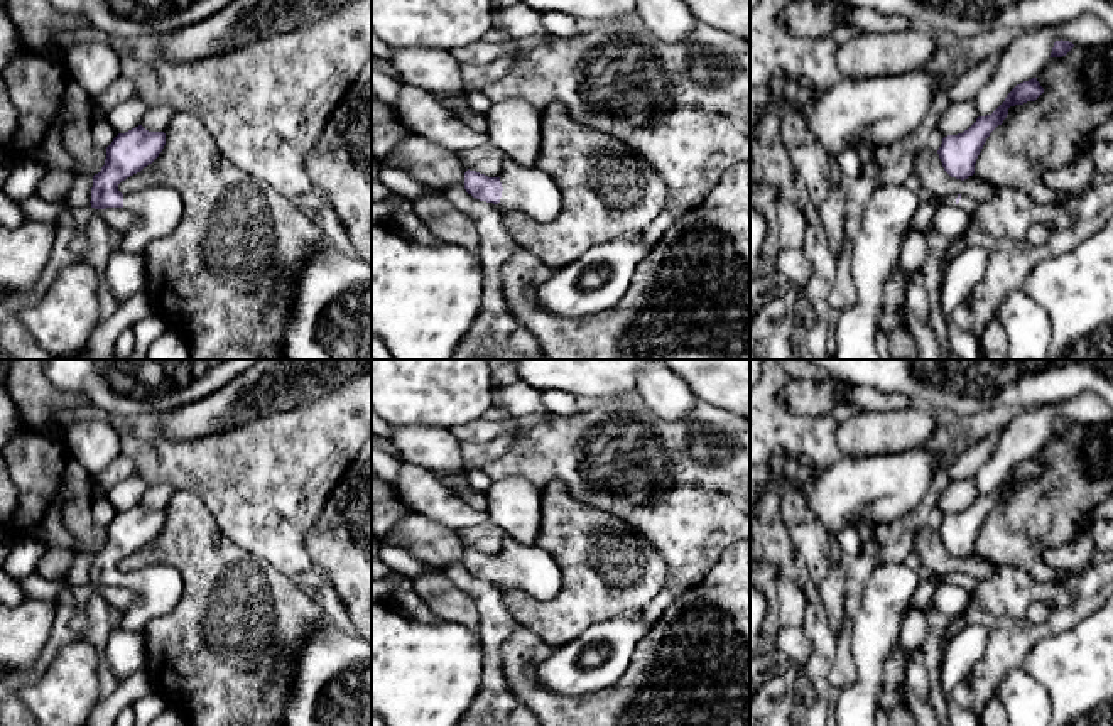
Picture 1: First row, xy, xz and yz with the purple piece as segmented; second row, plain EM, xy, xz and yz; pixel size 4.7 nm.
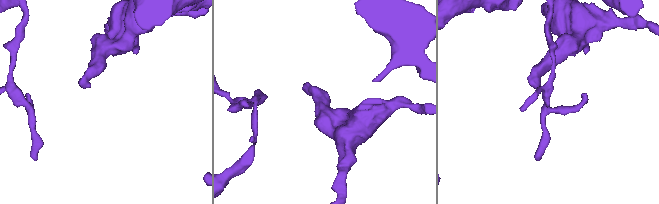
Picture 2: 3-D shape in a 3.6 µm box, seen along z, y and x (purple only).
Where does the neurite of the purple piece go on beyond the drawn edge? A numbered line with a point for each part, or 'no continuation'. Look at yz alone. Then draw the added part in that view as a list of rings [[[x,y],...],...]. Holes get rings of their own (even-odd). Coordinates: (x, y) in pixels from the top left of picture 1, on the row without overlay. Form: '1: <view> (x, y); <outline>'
1: yz (968, 583); [[[949,572],[949,574],[939,576],[939,577],[942,582],[963,586],[966,589],[966,593],[971,596],[971,593],[976,588],[978,579],[975,579],[973,576],[968,576],[968,574],[961,574],[959,579],[956,576],[958,576],[958,572]]]

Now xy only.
1: xy (159, 586); [[[167,564],[123,574],[123,586],[138,594],[138,601],[123,613],[122,628],[142,633],[149,621],[171,613],[181,599],[184,581],[179,571]]]

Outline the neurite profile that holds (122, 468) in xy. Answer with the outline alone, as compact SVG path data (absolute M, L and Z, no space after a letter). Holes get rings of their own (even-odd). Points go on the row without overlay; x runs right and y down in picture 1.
M123 452L113 461L113 464L95 478L93 483L93 500L106 496L106 493L135 473L135 464L132 458Z

